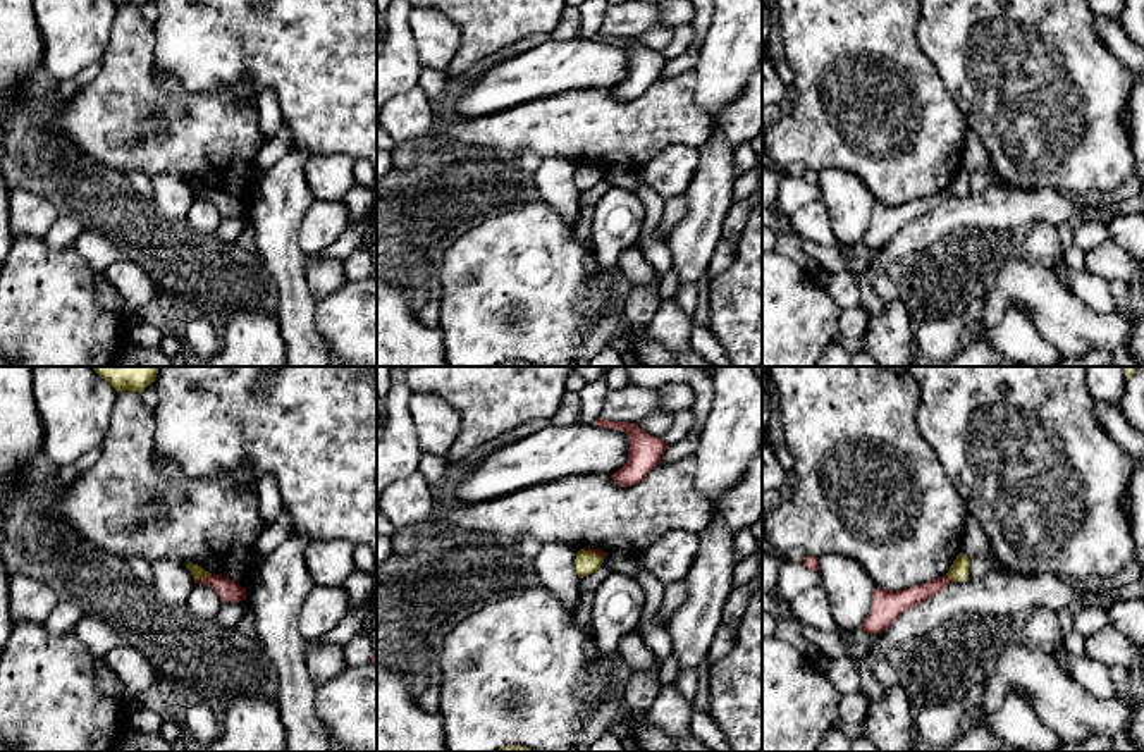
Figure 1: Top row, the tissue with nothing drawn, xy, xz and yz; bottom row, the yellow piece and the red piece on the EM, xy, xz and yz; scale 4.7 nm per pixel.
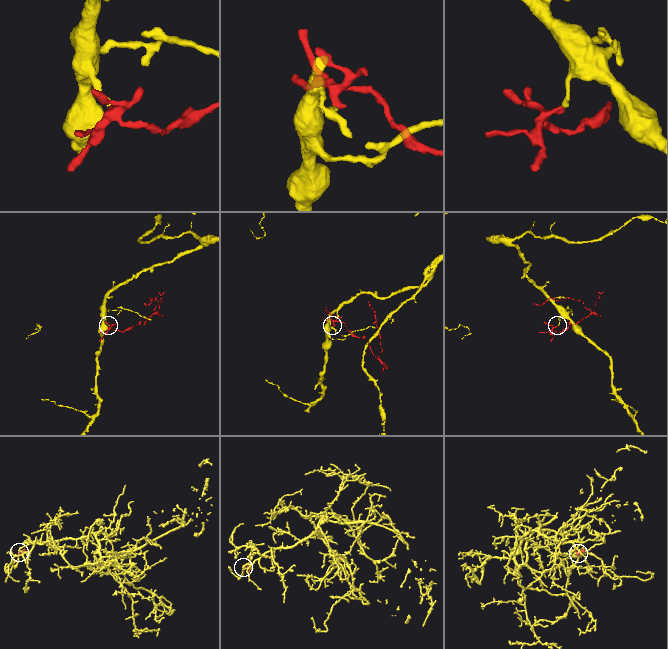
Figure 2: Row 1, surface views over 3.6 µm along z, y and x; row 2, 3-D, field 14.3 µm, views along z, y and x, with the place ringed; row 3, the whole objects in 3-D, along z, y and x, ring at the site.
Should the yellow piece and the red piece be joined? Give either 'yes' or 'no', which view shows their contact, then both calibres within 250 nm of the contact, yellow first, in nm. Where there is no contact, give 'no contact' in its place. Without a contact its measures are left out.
no; meets yellow in xy; 60 nm thick on the yellow side, 100 nm on the other

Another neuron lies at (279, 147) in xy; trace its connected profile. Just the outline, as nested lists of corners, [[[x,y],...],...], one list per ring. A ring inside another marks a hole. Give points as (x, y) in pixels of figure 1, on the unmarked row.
[[[282,120],[274,139],[265,143],[265,146],[256,155],[256,169],[263,174],[280,158],[284,158],[291,151],[292,134],[287,124]]]

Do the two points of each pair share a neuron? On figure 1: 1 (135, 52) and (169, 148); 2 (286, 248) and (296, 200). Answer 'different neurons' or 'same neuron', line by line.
1: same neuron
2: same neuron

